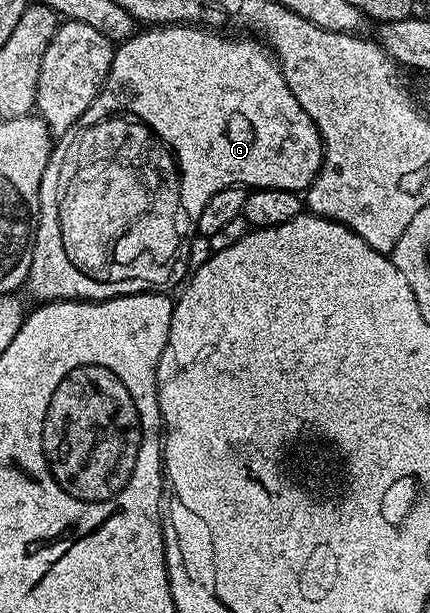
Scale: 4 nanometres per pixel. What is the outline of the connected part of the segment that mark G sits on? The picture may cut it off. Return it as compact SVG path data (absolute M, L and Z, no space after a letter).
M168 24L165 26L150 26L145 29L135 31L134 35L121 41L114 49L114 57L110 63L110 73L106 75L106 80L102 84L98 97L90 103L88 110L78 119L82 124L90 124L90 120L98 120L102 112L110 112L110 108L134 108L138 116L146 116L174 148L178 148L178 156L182 156L182 168L186 168L186 212L190 216L198 216L204 206L208 206L208 198L212 194L220 194L220 190L229 188L244 188L253 190L256 188L275 188L276 190L292 190L299 194L305 193L310 183L318 177L318 171L322 169L322 135L318 133L318 128L304 114L304 106L296 102L296 94L288 90L288 82L284 82L282 69L278 67L278 61L274 59L269 47L261 39L246 38L250 40L233 40L230 36L217 36L217 31L207 30L202 26L187 26L185 24Z

